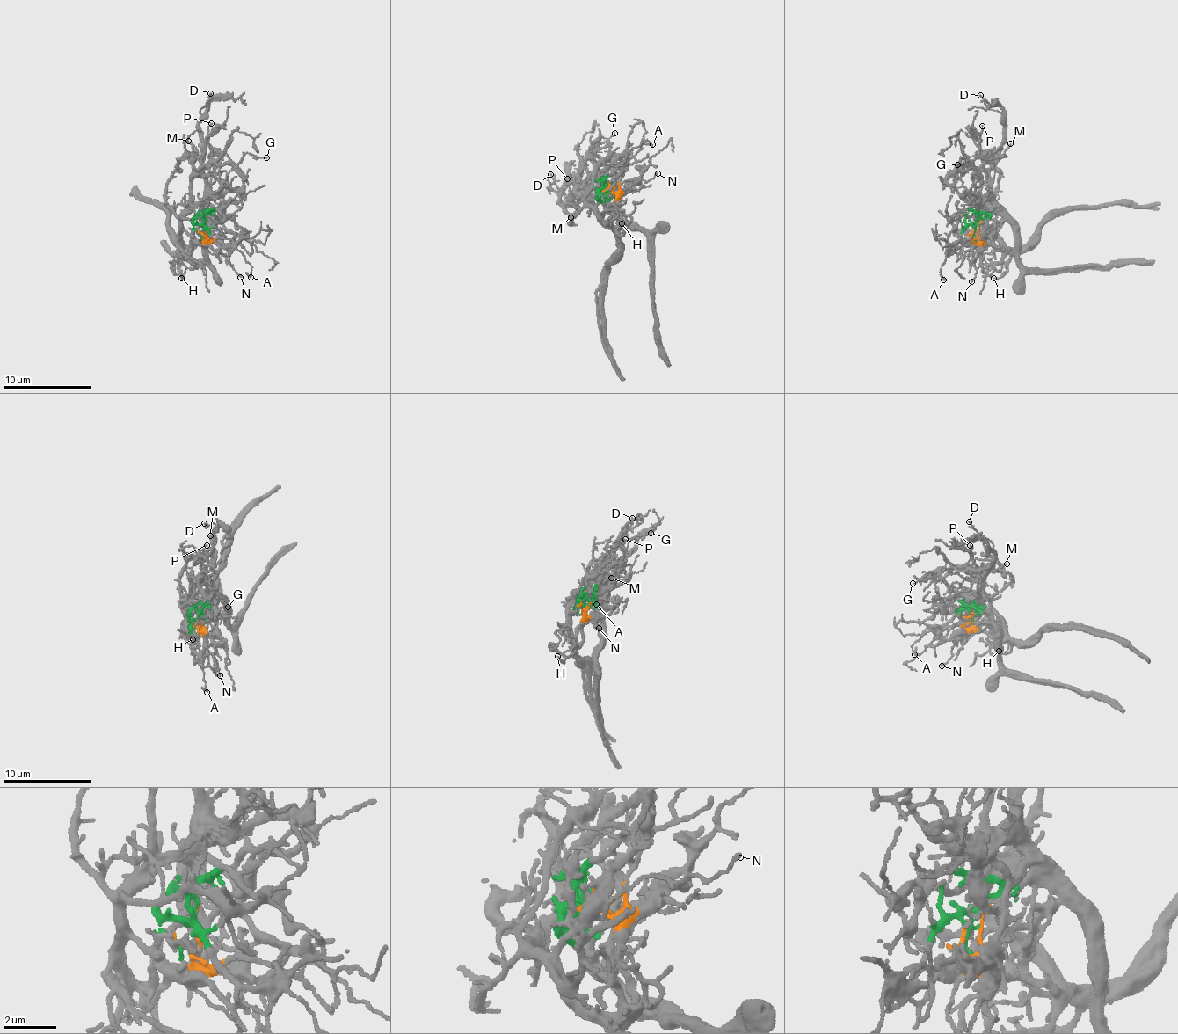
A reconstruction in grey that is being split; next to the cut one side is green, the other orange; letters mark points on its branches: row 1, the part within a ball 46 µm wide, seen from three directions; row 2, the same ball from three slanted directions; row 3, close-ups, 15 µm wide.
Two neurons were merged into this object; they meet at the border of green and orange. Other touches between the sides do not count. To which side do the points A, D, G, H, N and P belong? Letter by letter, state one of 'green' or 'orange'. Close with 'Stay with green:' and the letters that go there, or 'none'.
A: green
D: green
G: green
H: orange
N: orange
P: green
Stay with green: A, D, G, P

